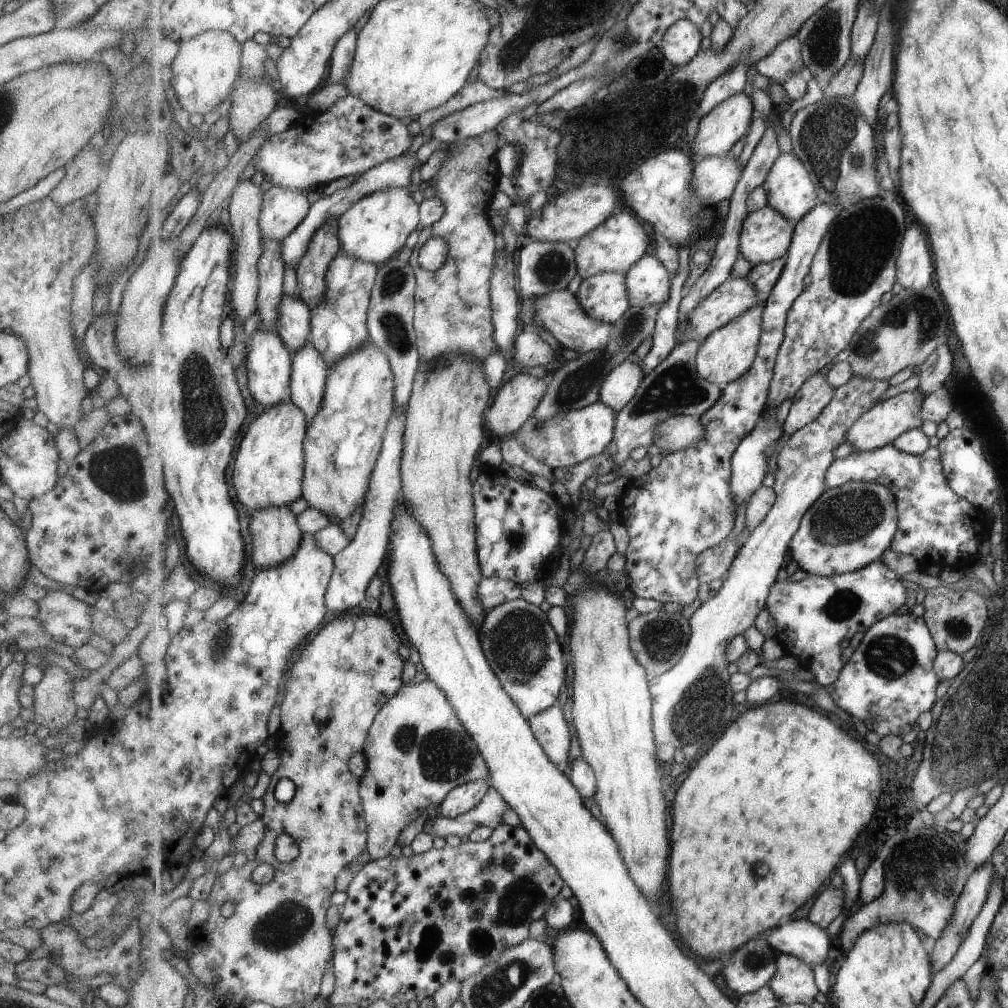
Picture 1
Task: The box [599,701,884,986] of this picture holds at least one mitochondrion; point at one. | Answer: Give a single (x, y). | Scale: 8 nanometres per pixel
(754, 962)

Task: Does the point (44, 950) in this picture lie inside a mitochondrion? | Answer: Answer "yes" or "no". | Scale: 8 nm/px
no

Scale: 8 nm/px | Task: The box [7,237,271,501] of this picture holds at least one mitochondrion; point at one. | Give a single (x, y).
(202, 408)

